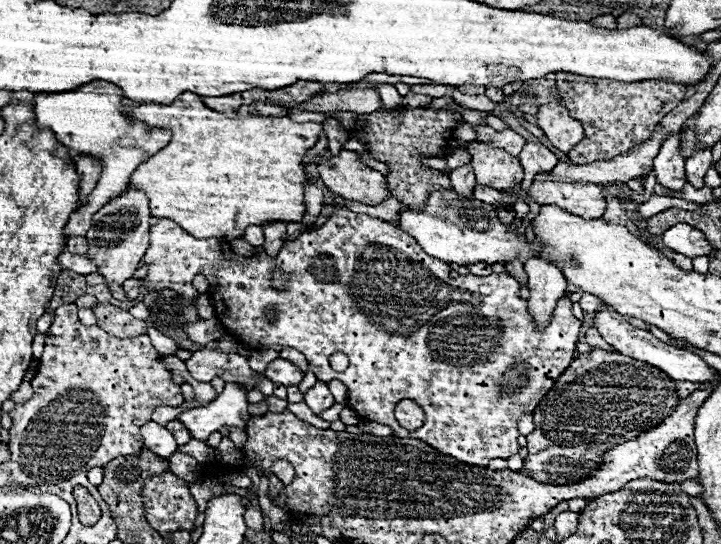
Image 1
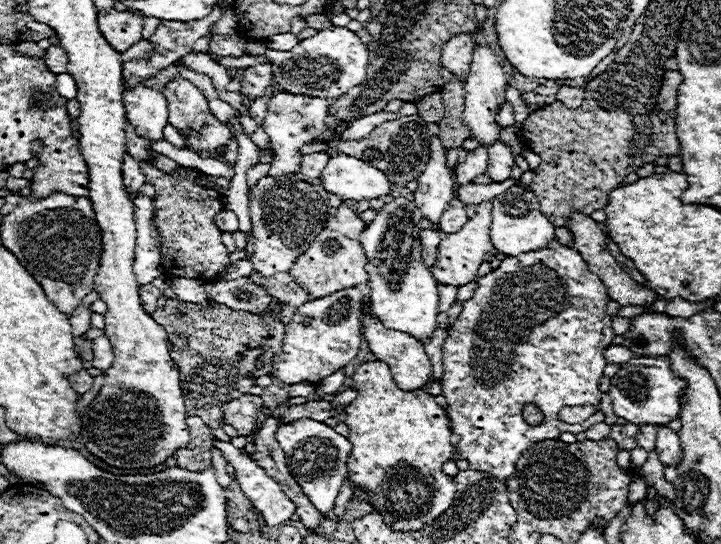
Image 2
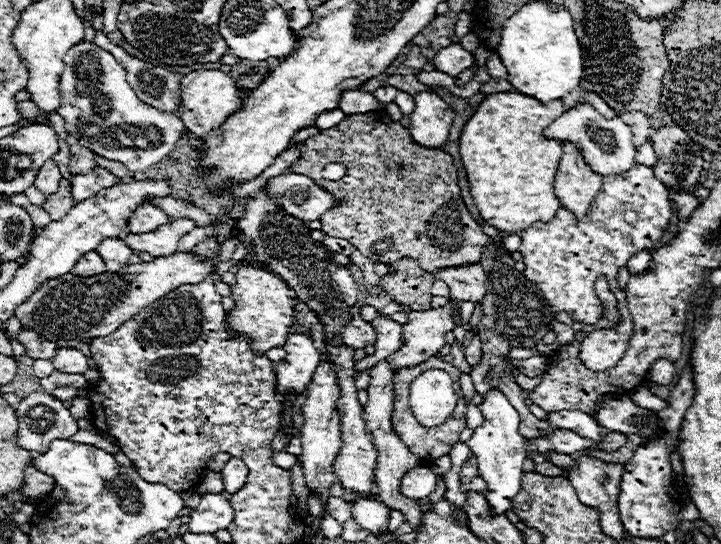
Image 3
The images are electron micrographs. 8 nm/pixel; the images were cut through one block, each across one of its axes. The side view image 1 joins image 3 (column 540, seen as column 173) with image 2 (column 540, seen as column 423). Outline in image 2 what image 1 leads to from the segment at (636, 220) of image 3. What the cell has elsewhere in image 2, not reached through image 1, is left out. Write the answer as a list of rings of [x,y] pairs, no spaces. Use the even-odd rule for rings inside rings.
[[[552,240],[552,244],[548,244],[548,248],[542,248],[540,252],[526,252],[524,256],[510,256],[510,258],[504,258],[500,262],[498,268],[494,268],[490,274],[478,278],[478,288],[474,290],[474,296],[462,304],[462,314],[460,318],[454,322],[448,338],[444,340],[442,344],[442,356],[444,356],[444,378],[442,378],[442,392],[448,400],[448,406],[446,406],[446,412],[448,412],[448,418],[450,418],[450,426],[452,426],[452,434],[454,434],[454,446],[460,454],[460,458],[468,460],[470,462],[470,468],[472,470],[480,470],[480,472],[488,472],[496,478],[500,478],[502,482],[508,480],[508,476],[514,474],[516,470],[516,462],[520,458],[520,454],[534,442],[538,440],[556,440],[562,432],[572,432],[572,434],[578,434],[578,432],[586,432],[592,424],[596,422],[604,422],[604,414],[600,410],[596,410],[590,418],[586,418],[584,422],[580,424],[564,424],[558,420],[558,410],[562,406],[598,406],[600,404],[600,390],[598,390],[598,384],[600,384],[600,378],[602,378],[602,370],[606,366],[606,360],[602,356],[604,348],[608,348],[612,344],[612,338],[614,338],[614,330],[612,330],[612,316],[606,312],[606,304],[610,302],[610,296],[608,296],[608,290],[604,286],[604,282],[592,274],[586,266],[586,262],[582,260],[580,252],[574,250],[574,248],[568,248],[568,246],[562,246],[558,240]],[[526,402],[534,402],[538,404],[538,408],[544,412],[544,422],[540,426],[530,426],[526,424],[526,420],[522,418],[522,408]]]

